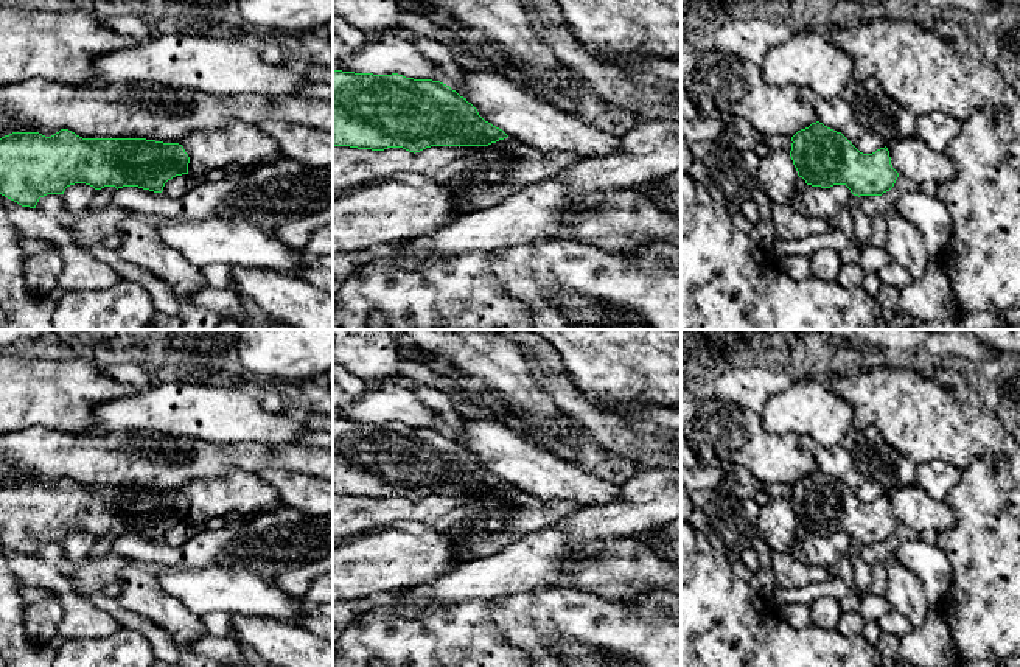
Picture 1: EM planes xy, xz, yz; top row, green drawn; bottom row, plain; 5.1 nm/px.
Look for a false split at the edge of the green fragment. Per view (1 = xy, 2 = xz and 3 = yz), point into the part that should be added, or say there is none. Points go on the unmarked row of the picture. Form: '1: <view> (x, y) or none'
1: none
2: none
3: none

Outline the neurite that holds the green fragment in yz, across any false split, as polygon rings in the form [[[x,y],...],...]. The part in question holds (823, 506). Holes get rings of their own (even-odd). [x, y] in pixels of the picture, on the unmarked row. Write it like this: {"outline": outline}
{"outline": [[[819,470],[798,479],[791,490],[790,505],[807,533],[846,533],[858,546],[882,544],[899,526],[886,494],[863,502],[841,480]]]}

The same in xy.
{"outline": [[[68,477],[51,485],[12,480],[0,487],[0,543],[36,557],[40,546],[64,543],[75,532],[162,541],[168,529],[188,522],[188,512],[179,491],[82,487]]]}

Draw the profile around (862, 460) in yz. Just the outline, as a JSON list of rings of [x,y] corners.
[[[851,426],[833,446],[804,437],[801,448],[813,456],[819,471],[841,480],[863,502],[916,482],[917,465],[889,446],[872,426]]]

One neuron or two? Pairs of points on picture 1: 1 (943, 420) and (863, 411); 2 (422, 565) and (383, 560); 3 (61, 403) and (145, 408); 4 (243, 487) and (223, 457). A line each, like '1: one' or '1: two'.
1: one
2: one
3: two
4: two

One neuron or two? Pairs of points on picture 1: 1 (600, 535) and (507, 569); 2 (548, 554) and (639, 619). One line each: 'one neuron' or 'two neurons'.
1: one neuron
2: two neurons

